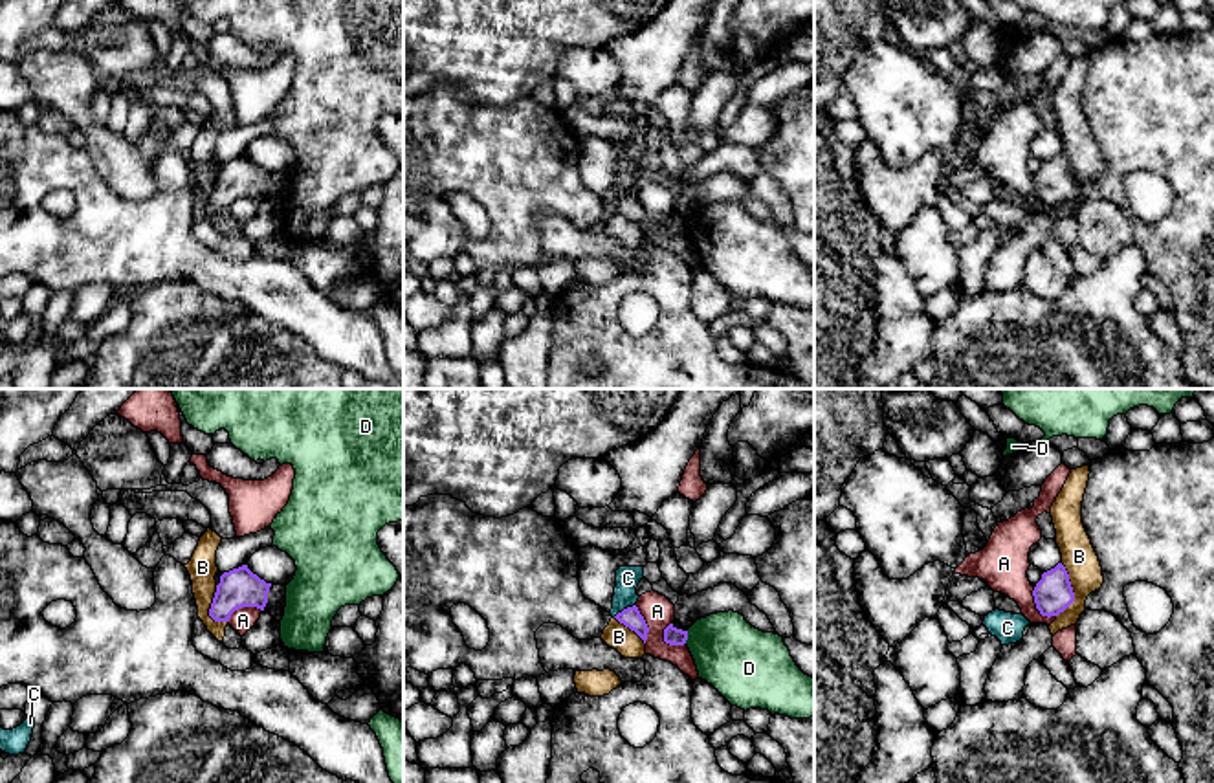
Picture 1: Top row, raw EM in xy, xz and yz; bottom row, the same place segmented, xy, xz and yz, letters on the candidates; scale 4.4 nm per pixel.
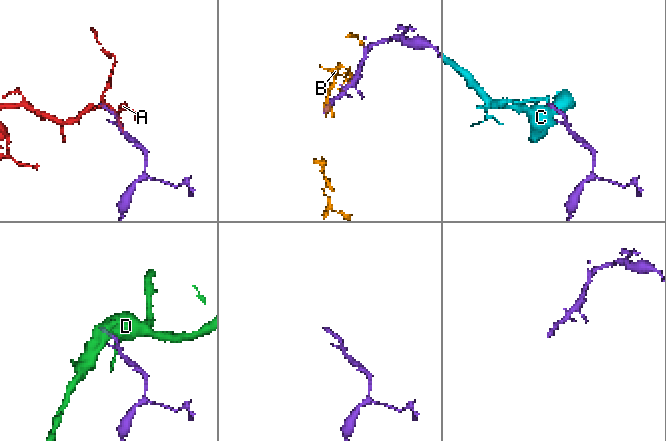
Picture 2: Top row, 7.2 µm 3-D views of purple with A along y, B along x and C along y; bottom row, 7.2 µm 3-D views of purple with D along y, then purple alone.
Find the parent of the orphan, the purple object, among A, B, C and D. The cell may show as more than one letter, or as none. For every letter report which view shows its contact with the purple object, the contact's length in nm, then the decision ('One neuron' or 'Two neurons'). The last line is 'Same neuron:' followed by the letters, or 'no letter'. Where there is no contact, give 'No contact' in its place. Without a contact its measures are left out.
A: Touches purple in yz. Shared border 170 nm. Two neurons
B: Touches purple in yz. Shared border 240 nm. Two neurons
C: Touches purple in xz. Shared border 120 nm. One neuron
D: Touches purple in xz. Shared border 60 nm. Two neurons
Same neuron: C

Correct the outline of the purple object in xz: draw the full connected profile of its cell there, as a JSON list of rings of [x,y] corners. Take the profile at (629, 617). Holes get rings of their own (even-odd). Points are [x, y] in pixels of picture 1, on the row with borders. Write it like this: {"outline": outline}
{"outline": [[[620,567],[616,570],[616,587],[613,596],[611,616],[620,623],[635,631],[646,644],[649,627],[640,614],[636,601],[636,587],[644,578],[644,567]]]}

